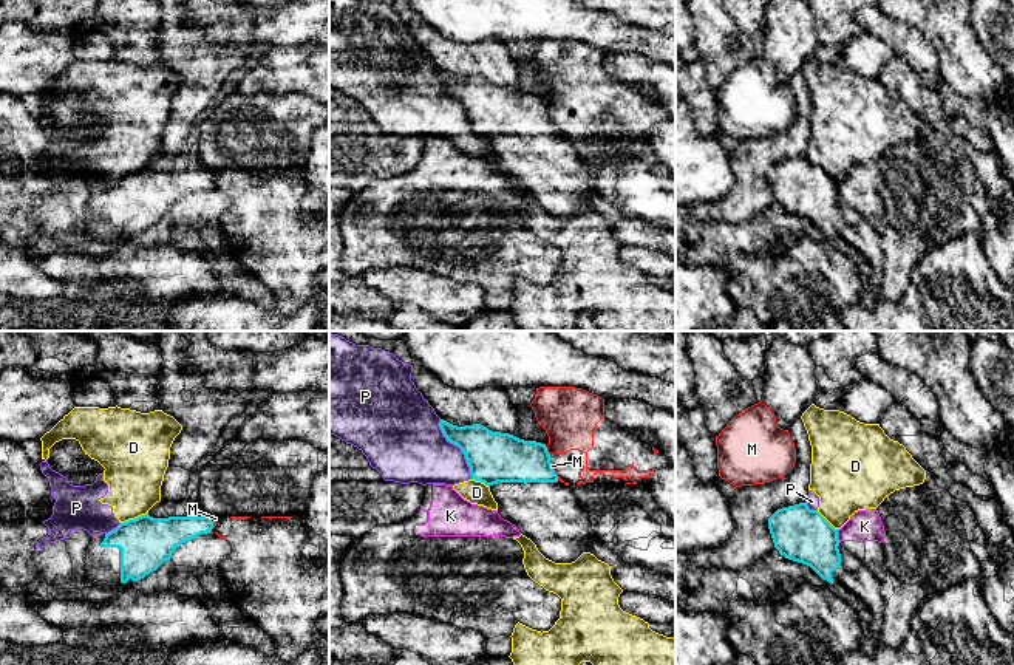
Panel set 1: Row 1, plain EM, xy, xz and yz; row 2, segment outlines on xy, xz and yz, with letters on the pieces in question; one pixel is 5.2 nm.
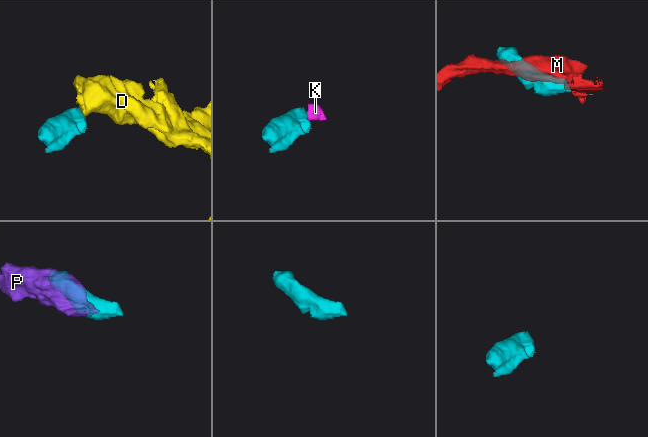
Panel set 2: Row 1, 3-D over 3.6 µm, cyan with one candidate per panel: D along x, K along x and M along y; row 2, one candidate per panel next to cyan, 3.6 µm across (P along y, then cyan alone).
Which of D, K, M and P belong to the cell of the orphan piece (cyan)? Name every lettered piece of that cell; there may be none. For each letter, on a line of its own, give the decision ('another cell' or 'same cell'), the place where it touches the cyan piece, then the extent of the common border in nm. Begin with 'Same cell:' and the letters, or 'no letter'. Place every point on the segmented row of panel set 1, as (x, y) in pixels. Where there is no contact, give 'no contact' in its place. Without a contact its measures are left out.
Same cell: no letter
D: another cell; contact xy (135, 518); length 160 nm
K: another cell; contact yz (837, 535); length 70 nm
M: another cell; contact xz (546, 450); length 60 nm
P: another cell; contact xz (458, 446); length 360 nm

